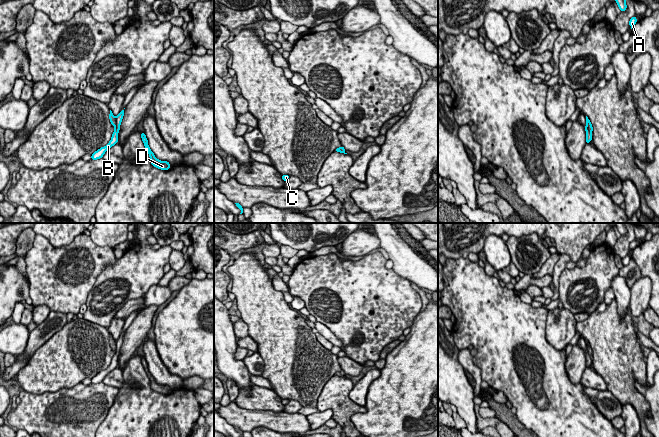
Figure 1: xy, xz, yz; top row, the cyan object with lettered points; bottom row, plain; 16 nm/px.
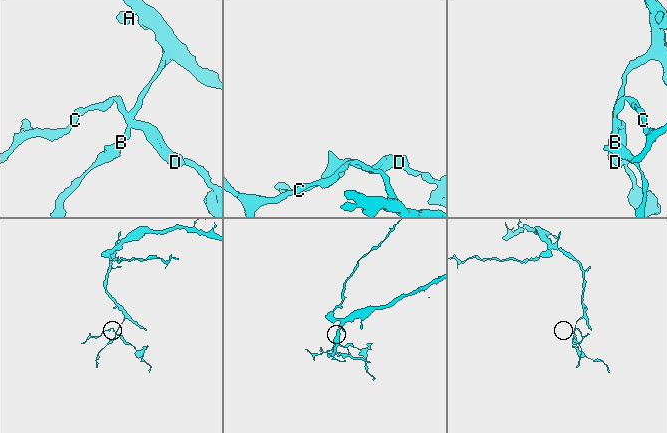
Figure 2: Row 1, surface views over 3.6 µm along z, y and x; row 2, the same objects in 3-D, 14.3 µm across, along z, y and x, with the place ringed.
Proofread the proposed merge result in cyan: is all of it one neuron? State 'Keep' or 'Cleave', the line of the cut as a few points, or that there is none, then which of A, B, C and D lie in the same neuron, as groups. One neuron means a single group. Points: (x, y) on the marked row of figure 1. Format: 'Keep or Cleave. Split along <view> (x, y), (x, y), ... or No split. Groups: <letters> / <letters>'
Cleave. Split along xy (116, 117), (115, 128). Groups: A B / C D

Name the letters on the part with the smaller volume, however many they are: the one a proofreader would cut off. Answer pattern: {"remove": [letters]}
{"remove": ["C", "D"]}

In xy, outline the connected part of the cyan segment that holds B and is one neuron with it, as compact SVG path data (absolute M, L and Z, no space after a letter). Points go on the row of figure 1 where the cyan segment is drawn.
M122 109L120 111L120 113L118 114L118 116L116 117L116 128L112 134L111 140L110 142L104 146L101 147L100 149L98 149L97 151L95 151L92 155L91 155L91 159L93 160L97 160L103 157L103 155L105 154L105 152L110 149L112 146L114 146L115 144L117 144L118 142L118 132L120 130L120 125L124 116L124 109Z

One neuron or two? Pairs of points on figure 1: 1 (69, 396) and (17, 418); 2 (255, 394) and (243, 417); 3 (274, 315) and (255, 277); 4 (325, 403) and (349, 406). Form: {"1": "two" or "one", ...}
{"1": "one", "2": "two", "3": "one", "4": "one"}

